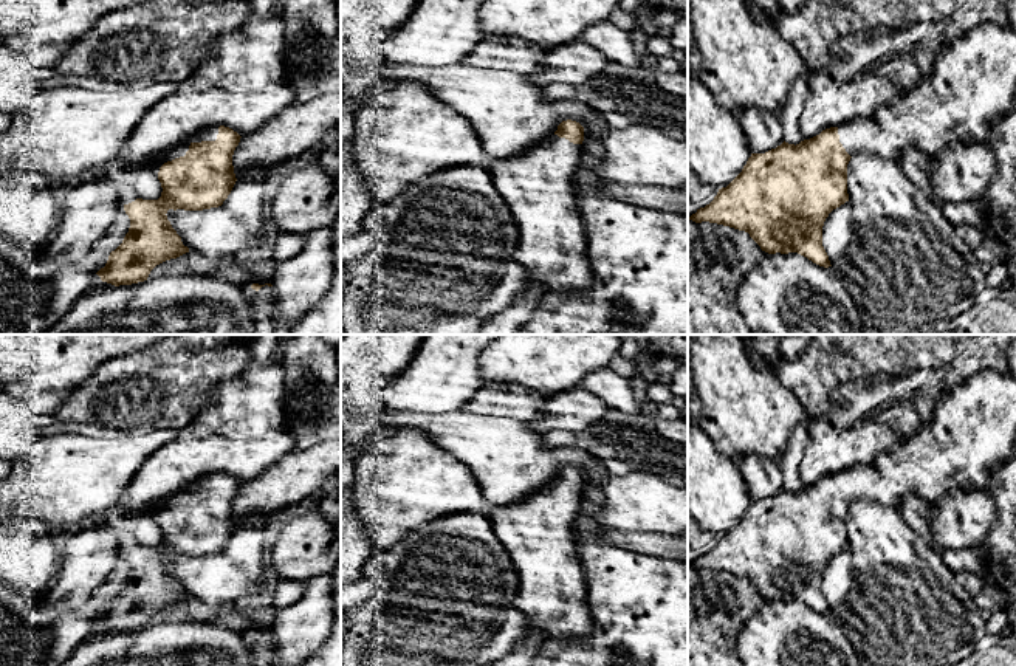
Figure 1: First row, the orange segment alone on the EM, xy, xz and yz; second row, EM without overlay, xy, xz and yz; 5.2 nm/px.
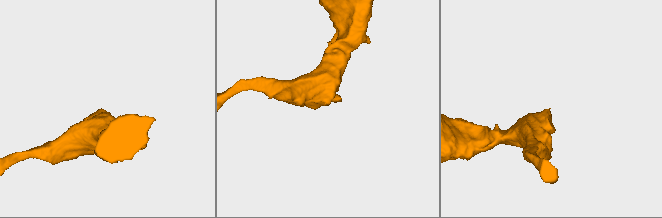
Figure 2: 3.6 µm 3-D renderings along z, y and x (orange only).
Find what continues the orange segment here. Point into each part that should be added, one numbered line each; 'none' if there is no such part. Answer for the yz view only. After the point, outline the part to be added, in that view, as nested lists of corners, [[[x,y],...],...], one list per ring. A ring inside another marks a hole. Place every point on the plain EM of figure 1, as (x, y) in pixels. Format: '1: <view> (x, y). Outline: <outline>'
1: yz (973, 431). Outline: [[[983,369],[949,389],[932,421],[874,463],[838,474],[852,503],[869,499],[900,508],[906,494],[932,503],[945,493],[983,489],[1016,441],[1016,379]]]

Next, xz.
1: xz (538, 533). Outline: [[[551,482],[520,502],[488,511],[494,533],[517,572],[519,592],[513,606],[527,616],[530,626],[545,630],[551,638],[584,637],[593,630],[575,539],[581,500],[582,491]]]

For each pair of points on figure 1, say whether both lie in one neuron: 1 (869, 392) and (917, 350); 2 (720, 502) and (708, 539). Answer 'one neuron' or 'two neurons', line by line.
1: two neurons
2: two neurons

